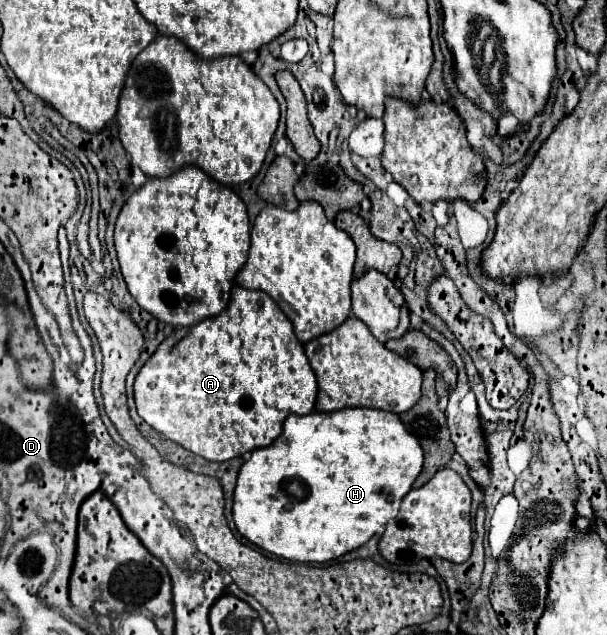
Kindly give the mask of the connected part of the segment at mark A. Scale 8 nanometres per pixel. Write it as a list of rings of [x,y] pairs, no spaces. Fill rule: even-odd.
[[[234,287],[224,313],[204,319],[194,327],[176,329],[164,345],[146,361],[134,381],[138,415],[166,439],[208,461],[230,461],[258,447],[268,447],[280,433],[288,415],[308,415],[314,411],[318,395],[316,375],[304,355],[304,345],[296,339],[288,317],[264,295]]]

